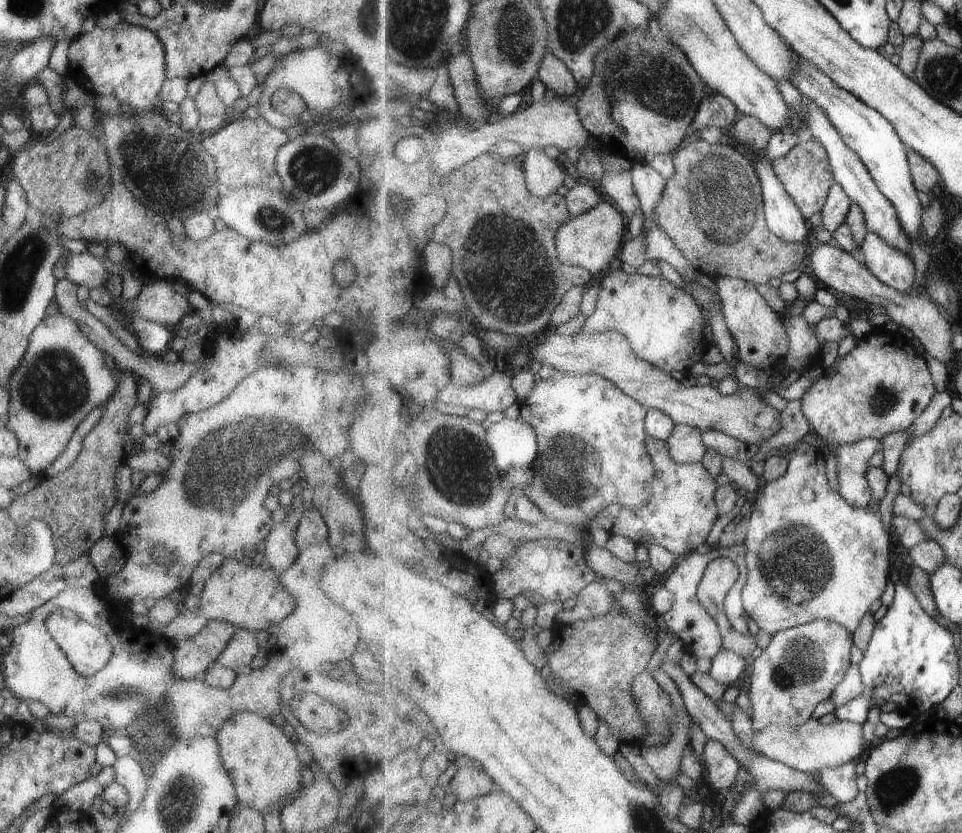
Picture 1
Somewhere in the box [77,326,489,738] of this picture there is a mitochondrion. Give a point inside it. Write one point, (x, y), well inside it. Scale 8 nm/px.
(227, 459)

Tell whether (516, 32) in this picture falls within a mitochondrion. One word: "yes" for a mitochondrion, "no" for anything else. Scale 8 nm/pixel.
yes

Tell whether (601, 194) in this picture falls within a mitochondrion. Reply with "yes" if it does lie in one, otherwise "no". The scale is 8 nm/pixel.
no

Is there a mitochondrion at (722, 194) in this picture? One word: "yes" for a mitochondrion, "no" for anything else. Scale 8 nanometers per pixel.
yes

